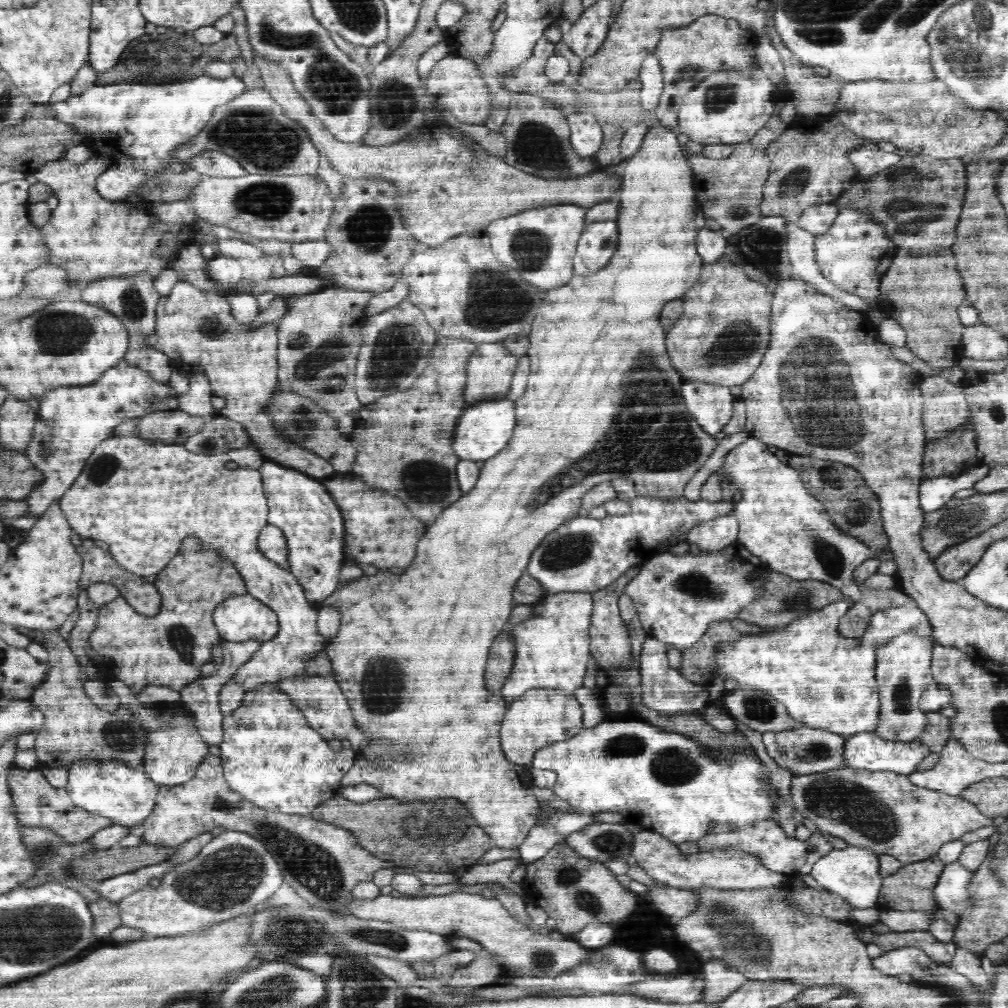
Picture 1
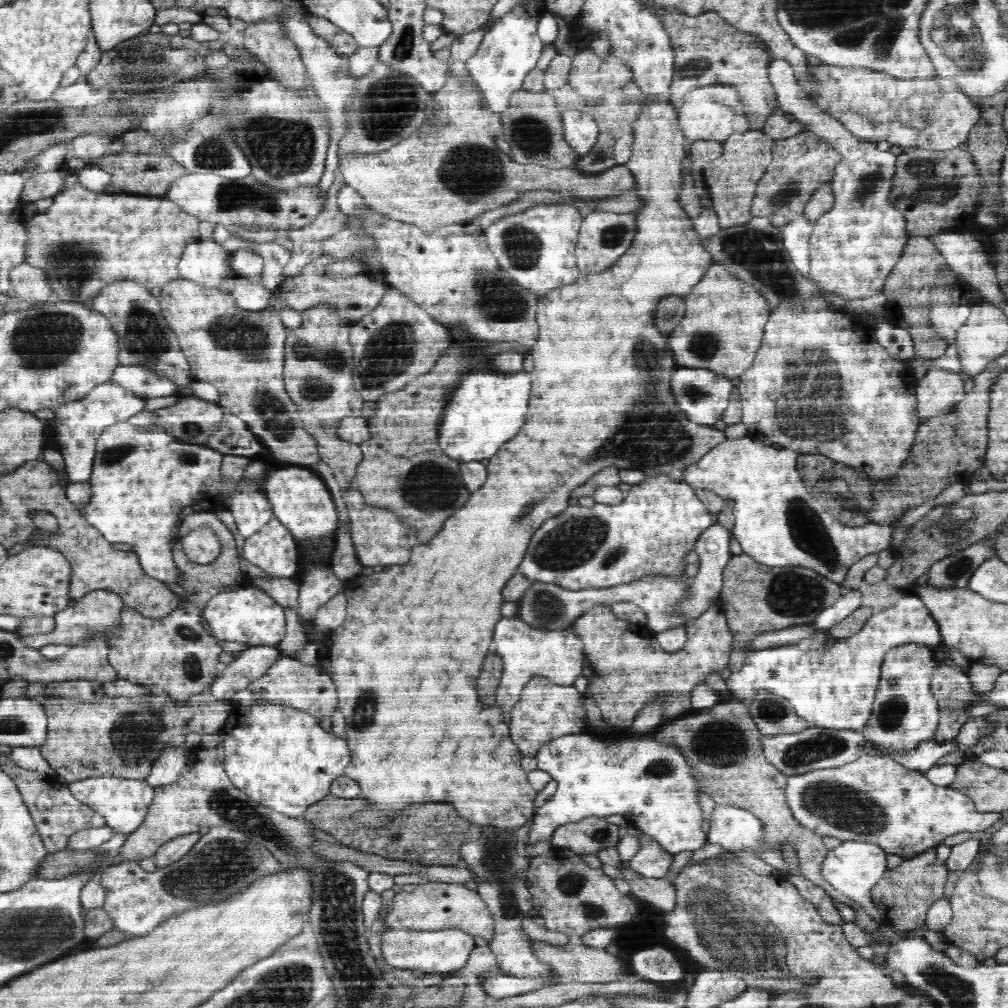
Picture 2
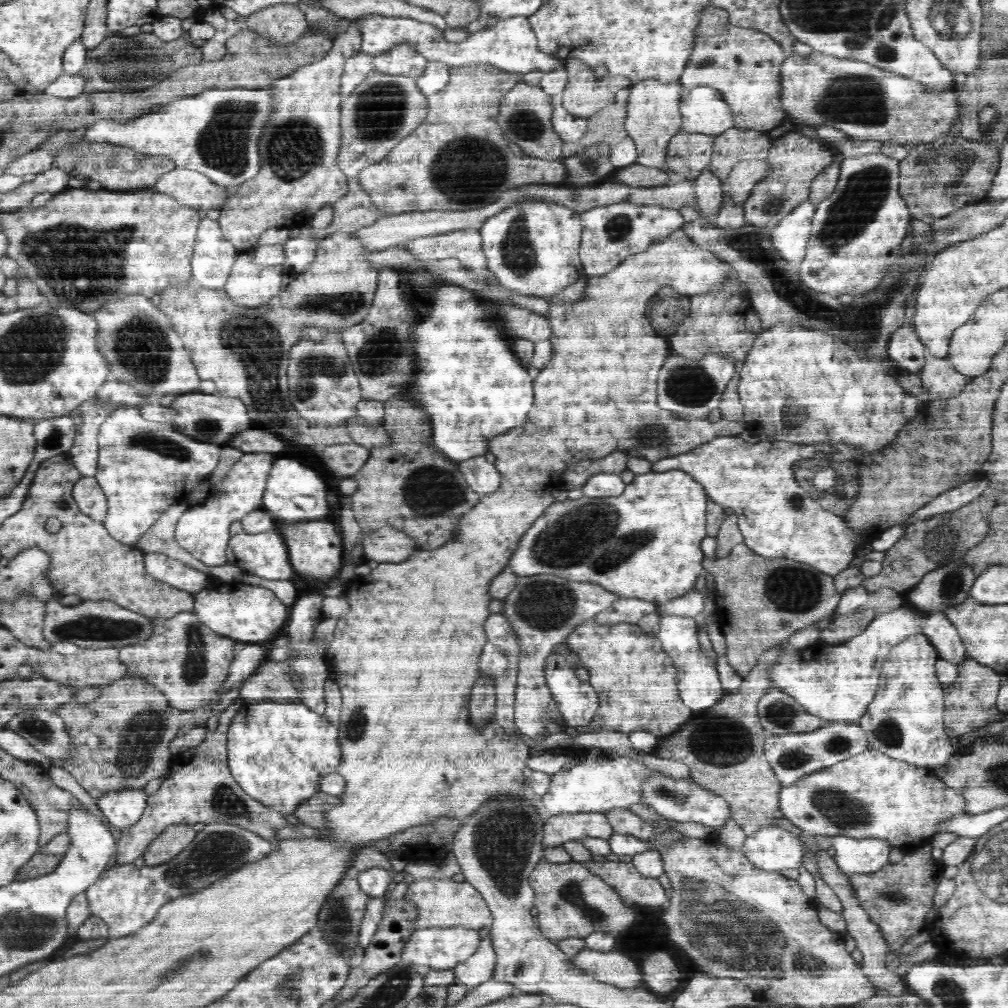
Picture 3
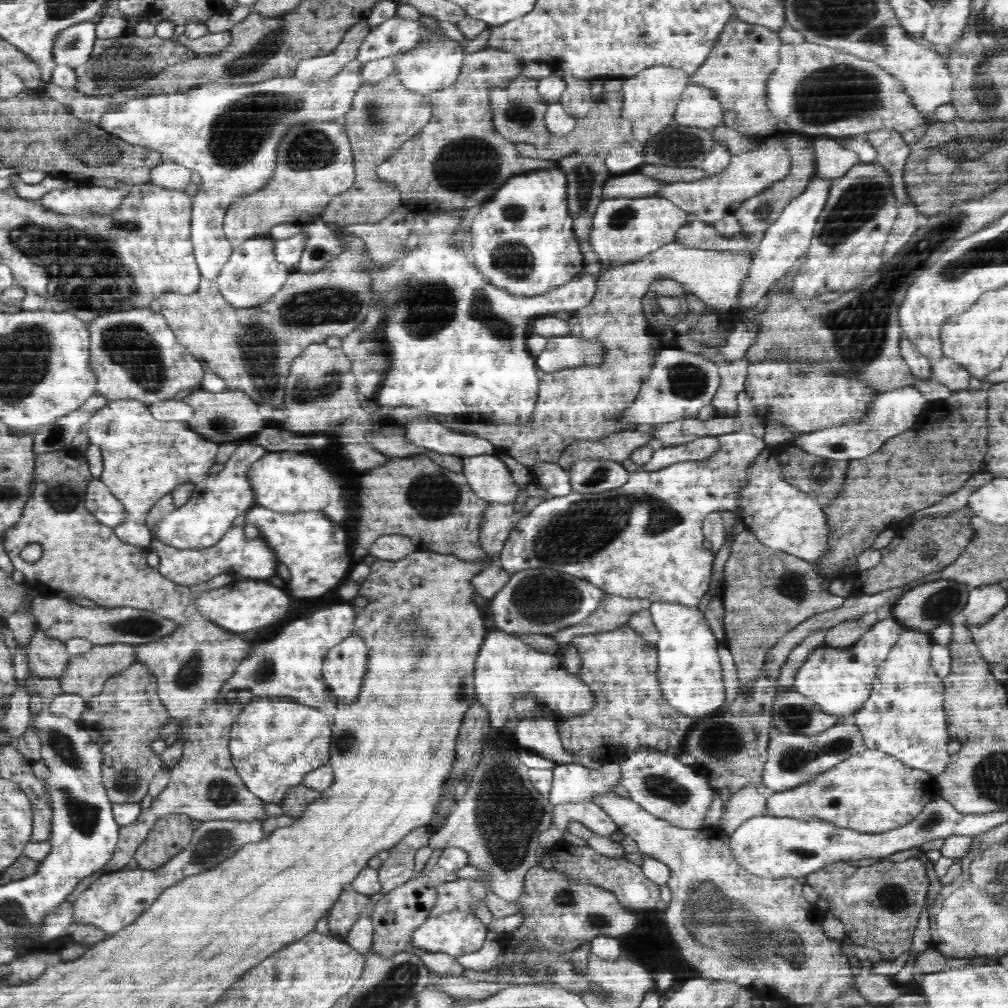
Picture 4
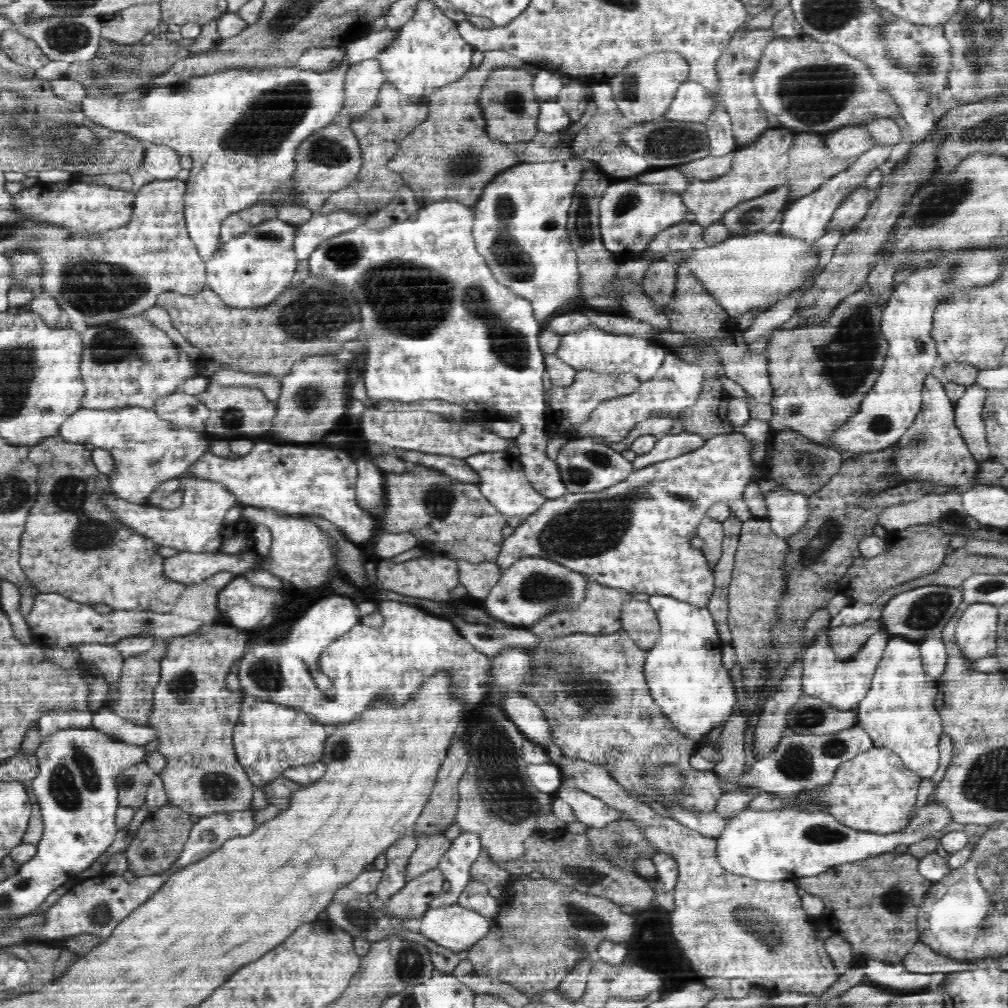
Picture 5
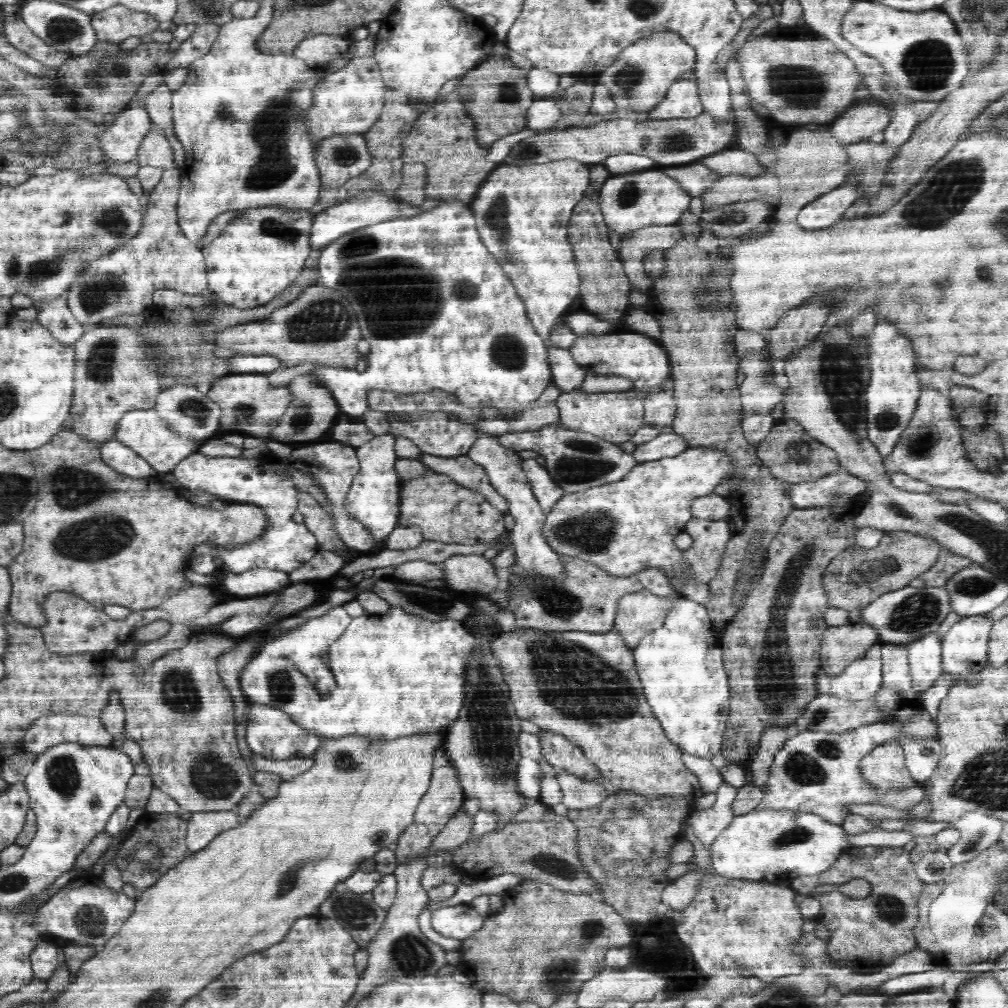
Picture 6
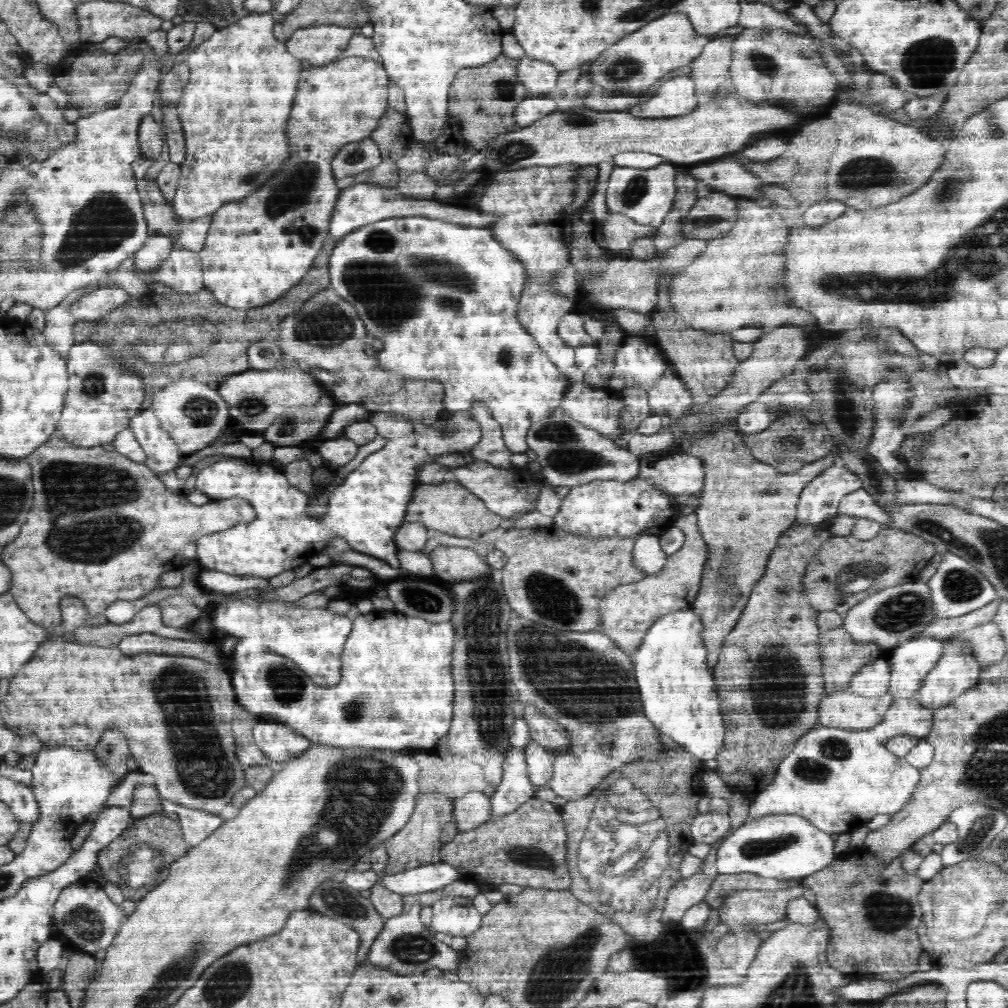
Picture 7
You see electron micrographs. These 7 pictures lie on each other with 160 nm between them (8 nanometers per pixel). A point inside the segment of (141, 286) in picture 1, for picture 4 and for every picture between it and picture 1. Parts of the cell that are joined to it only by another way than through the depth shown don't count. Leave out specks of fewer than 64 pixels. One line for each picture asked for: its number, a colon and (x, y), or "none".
2: (144, 338)
3: (135, 337)
4: (133, 354)

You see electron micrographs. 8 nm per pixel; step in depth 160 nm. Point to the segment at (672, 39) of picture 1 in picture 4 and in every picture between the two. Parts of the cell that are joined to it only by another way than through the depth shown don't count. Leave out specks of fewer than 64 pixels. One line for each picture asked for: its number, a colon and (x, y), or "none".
2: (708, 50)
3: (744, 65)
4: (737, 69)

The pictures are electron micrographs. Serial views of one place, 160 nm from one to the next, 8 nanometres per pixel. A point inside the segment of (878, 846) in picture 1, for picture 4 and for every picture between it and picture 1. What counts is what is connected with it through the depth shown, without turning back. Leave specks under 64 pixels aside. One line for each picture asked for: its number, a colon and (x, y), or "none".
2: (875, 799)
3: (871, 794)
4: (872, 791)

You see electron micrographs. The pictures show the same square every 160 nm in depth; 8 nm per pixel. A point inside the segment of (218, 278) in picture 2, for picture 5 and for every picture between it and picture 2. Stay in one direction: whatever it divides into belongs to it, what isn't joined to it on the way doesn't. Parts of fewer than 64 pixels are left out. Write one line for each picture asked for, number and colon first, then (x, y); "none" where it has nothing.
3: (213, 257)
4: (229, 133)
5: (243, 125)

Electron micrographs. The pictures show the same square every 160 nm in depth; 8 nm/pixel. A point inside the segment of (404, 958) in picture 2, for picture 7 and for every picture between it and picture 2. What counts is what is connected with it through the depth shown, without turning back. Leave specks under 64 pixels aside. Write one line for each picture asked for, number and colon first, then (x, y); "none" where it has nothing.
3: (437, 948)
4: (458, 932)
5: (457, 928)
6: (459, 921)
7: (457, 916)

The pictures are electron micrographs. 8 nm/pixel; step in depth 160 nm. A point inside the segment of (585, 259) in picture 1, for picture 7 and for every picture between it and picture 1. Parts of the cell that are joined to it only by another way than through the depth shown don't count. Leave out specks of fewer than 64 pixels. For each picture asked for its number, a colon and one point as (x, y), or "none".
2: (604, 236)
3: (612, 233)
4: (625, 229)
5: (631, 213)
6: (630, 200)
7: (646, 195)

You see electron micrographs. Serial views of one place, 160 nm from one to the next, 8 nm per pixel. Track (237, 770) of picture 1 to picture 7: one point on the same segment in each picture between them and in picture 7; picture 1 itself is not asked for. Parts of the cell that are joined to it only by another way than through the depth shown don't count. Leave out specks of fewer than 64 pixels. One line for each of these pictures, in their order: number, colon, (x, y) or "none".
2: (289, 762)
3: (277, 751)
4: (274, 742)
5: (269, 738)
6: (270, 732)
7: (279, 743)

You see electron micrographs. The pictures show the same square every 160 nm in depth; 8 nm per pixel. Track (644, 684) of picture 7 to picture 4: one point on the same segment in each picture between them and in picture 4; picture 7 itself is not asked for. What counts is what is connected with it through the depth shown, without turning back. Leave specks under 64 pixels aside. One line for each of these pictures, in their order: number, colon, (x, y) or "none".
4: (691, 677)
5: (686, 669)
6: (680, 664)

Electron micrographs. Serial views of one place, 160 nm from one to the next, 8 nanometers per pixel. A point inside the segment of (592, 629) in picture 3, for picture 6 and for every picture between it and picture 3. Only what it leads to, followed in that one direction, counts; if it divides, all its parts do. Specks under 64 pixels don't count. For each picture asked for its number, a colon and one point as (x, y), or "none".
4: (628, 713)
5: (590, 690)
6: (583, 685)

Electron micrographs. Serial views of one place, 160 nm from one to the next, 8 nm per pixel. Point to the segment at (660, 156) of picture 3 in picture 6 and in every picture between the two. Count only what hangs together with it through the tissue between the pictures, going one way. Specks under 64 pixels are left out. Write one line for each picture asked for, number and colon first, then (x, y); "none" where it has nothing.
4: (650, 99)
5: (643, 89)
6: (661, 58)

